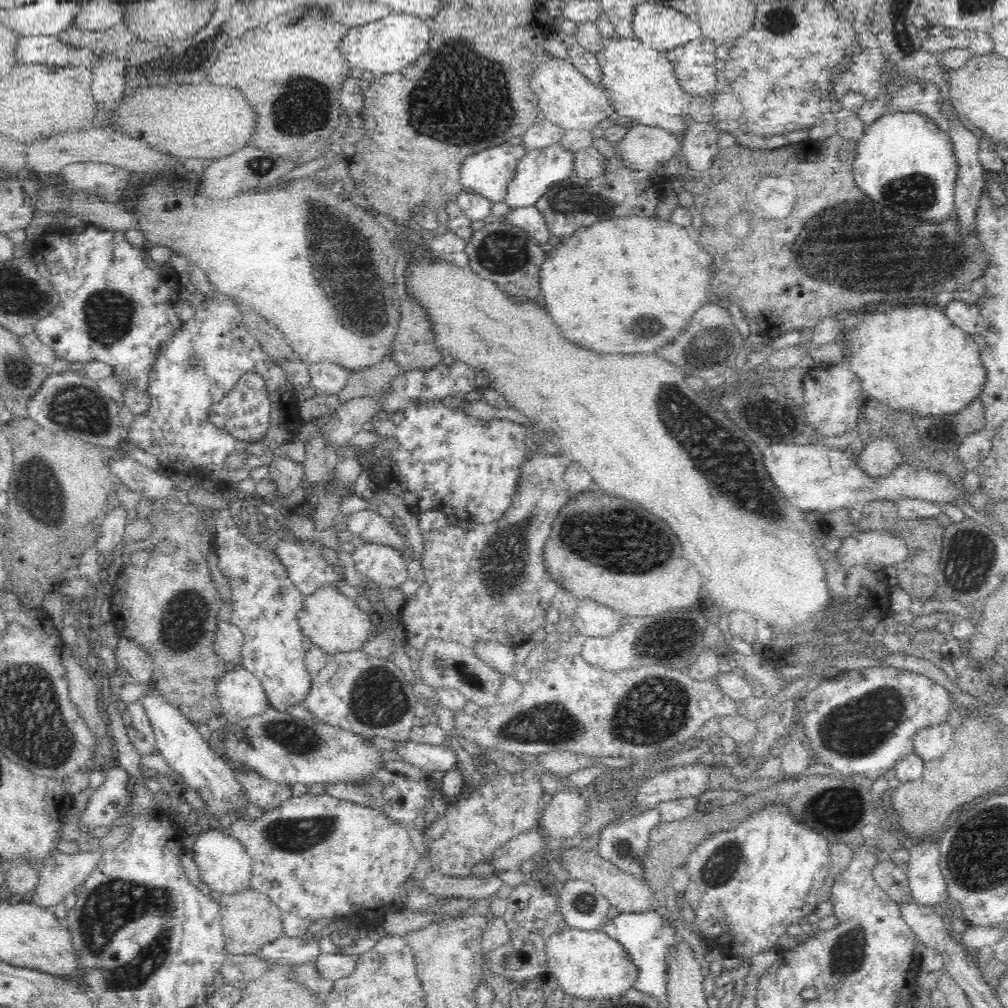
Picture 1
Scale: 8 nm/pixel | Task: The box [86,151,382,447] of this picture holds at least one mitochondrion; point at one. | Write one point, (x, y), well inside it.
(270, 166)

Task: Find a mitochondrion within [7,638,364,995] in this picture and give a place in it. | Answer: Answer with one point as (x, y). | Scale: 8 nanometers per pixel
(112, 905)

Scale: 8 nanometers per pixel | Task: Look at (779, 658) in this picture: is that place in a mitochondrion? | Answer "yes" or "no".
no

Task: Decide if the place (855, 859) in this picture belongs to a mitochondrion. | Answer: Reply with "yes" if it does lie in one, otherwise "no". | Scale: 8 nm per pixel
no

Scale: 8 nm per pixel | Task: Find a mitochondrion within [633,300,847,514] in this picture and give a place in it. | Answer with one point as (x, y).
(746, 412)

